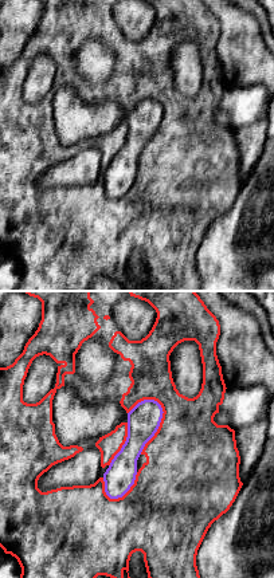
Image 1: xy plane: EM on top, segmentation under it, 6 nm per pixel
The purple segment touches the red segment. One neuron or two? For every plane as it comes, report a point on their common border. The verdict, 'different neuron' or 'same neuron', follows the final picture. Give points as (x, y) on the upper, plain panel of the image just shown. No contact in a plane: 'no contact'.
meets purple at (159, 125)

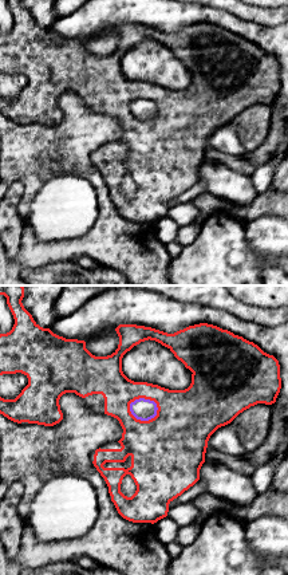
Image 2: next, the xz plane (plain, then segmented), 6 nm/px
meets purple at (139, 118)

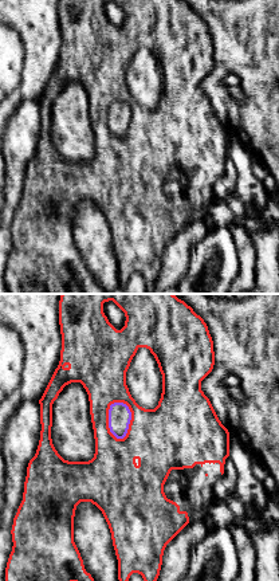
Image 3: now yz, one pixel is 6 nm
meets purple at (109, 122)

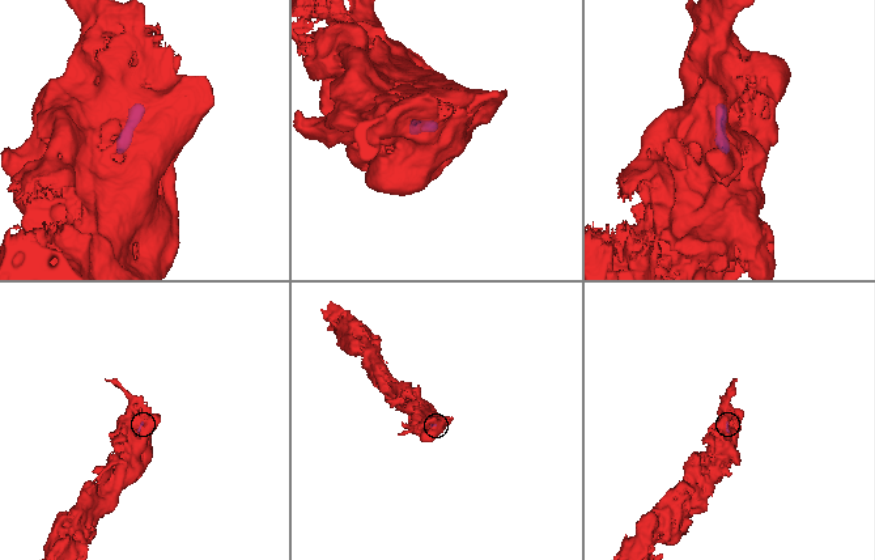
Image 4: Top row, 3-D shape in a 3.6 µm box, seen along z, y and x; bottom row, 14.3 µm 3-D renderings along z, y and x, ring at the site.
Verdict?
different neuron

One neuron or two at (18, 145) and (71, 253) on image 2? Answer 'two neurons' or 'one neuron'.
one neuron

